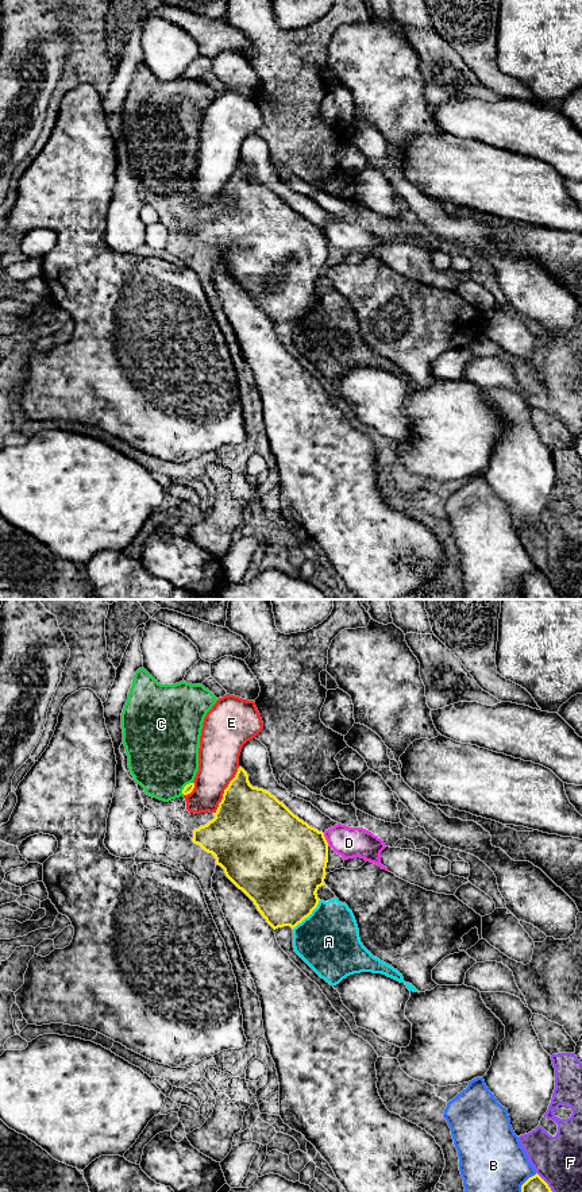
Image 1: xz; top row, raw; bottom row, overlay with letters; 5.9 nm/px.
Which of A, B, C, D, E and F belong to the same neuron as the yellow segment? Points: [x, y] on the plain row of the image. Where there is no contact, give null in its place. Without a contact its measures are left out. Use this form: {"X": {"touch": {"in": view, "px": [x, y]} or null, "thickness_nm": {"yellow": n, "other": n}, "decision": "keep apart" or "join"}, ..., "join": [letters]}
{"A": {"touch": {"in": "xz", "px": [308, 311]}, "thickness_nm": {"yellow": 420, "other": 380}, "decision": "keep apart"}, "B": {"touch": {"in": "xz", "px": [521, 582]}, "thickness_nm": {"yellow": 200, "other": 400}, "decision": "keep apart"}, "C": {"touch": {"in": "xz", "px": [184, 182]}, "thickness_nm": {"yellow": 60, "other": 420}, "decision": "keep apart"}, "D": {"touch": {"in": "xz", "px": [324, 234]}, "thickness_nm": {"yellow": 460, "other": 180}, "decision": "keep apart"}, "E": {"touch": {"in": "xz", "px": [224, 185]}, "thickness_nm": {"yellow": 420, "other": 240}, "decision": "keep apart"}, "F": {"touch": {"in": "xz", "px": [550, 583]}, "thickness_nm": {"yellow": 200, "other": 280}, "decision": "keep apart"}, "join": []}

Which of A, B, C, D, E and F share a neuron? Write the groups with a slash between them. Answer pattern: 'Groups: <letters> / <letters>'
Groups: A C / B / D / E / F

